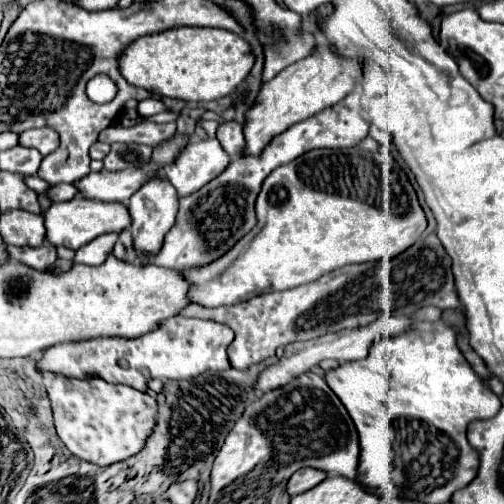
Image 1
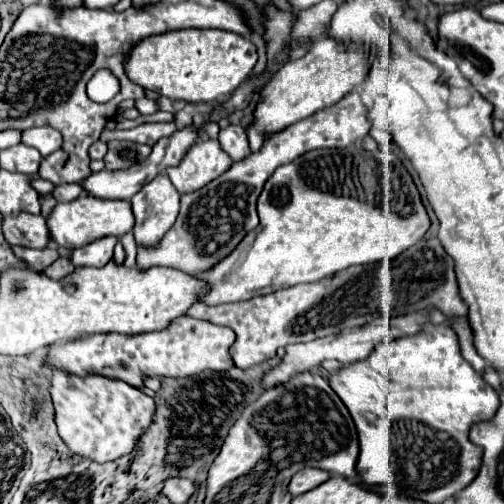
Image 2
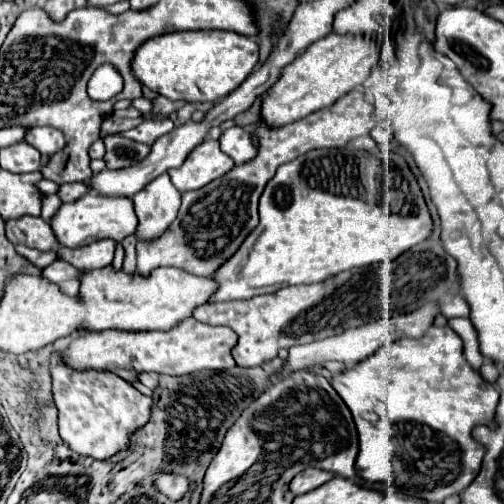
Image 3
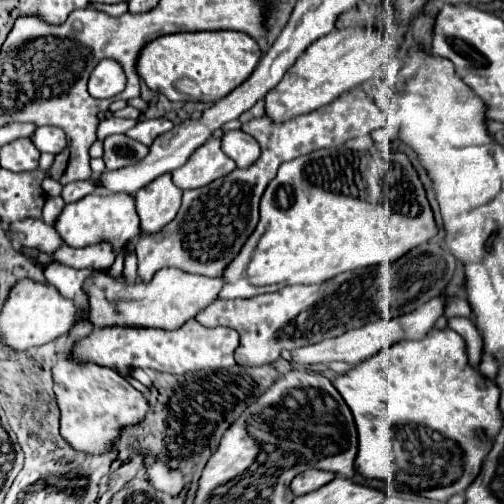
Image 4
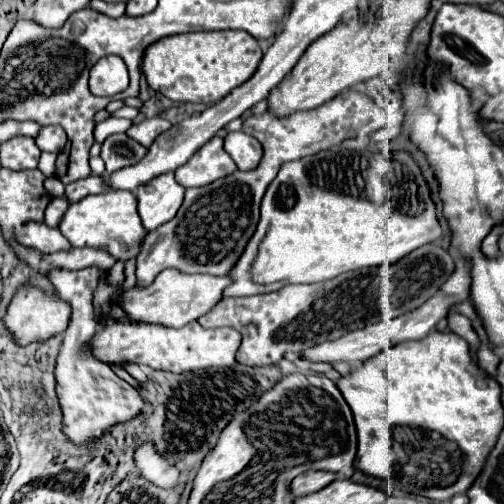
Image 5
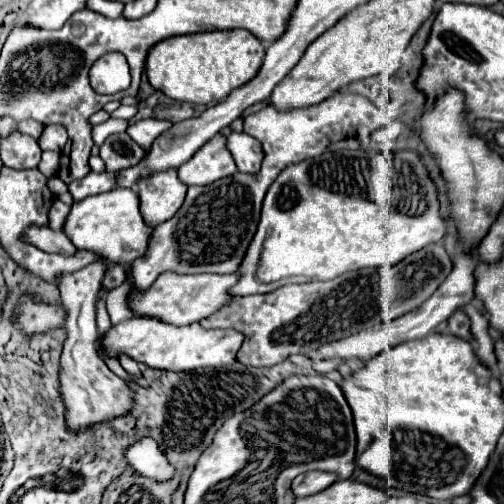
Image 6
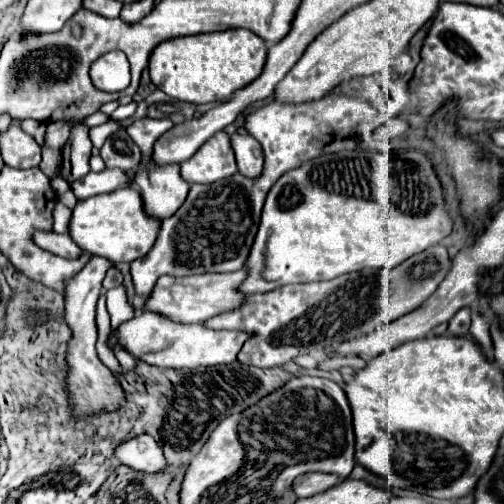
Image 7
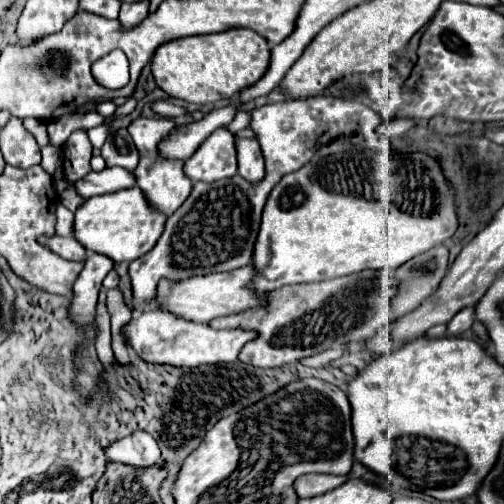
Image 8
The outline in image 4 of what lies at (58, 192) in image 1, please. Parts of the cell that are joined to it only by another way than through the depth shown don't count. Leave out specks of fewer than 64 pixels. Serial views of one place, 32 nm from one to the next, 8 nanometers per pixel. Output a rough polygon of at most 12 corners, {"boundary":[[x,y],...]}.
{"boundary":[[80,180],[62,188],[64,202],[76,202],[98,190],[96,180]]}

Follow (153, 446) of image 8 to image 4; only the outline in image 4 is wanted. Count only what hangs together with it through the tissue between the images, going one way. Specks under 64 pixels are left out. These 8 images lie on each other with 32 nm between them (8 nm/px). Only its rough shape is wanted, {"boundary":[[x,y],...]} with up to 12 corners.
{"boundary":[[146,458],[150,484],[178,496],[186,486],[178,470]]}

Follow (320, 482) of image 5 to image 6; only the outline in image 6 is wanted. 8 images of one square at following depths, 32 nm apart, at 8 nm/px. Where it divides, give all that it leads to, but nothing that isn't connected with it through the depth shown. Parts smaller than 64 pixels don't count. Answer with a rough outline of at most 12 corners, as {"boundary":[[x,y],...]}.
{"boundary":[[306,472],[294,478],[298,498],[328,488],[338,476],[332,472]]}

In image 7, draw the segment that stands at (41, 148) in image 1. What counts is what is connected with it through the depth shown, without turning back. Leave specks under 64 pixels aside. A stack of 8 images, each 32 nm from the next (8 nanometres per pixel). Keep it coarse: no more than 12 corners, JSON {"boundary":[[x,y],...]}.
{"boundary":[[68,122],[48,124],[44,148],[60,150],[70,136]]}

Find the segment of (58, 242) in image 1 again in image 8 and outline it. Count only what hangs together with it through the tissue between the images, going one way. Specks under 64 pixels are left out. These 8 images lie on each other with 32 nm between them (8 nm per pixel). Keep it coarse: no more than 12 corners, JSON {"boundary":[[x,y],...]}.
{"boundary":[[138,186],[92,196],[74,238],[114,262],[154,248],[166,216]]}

